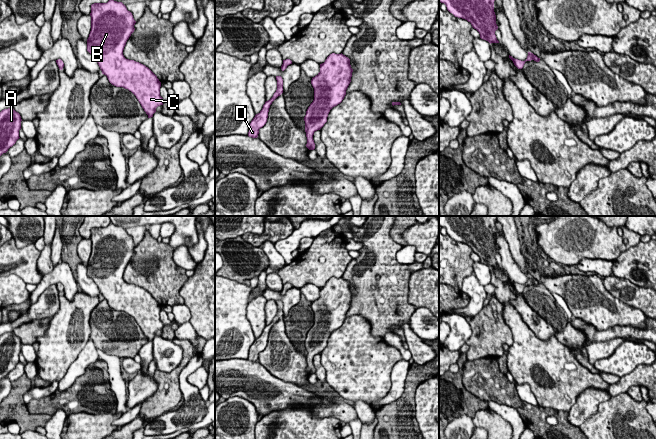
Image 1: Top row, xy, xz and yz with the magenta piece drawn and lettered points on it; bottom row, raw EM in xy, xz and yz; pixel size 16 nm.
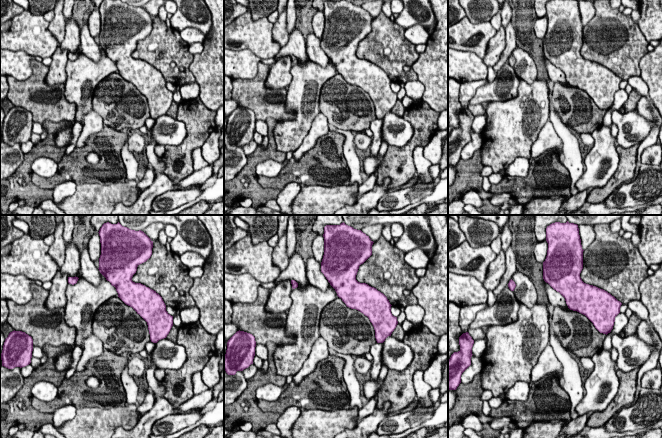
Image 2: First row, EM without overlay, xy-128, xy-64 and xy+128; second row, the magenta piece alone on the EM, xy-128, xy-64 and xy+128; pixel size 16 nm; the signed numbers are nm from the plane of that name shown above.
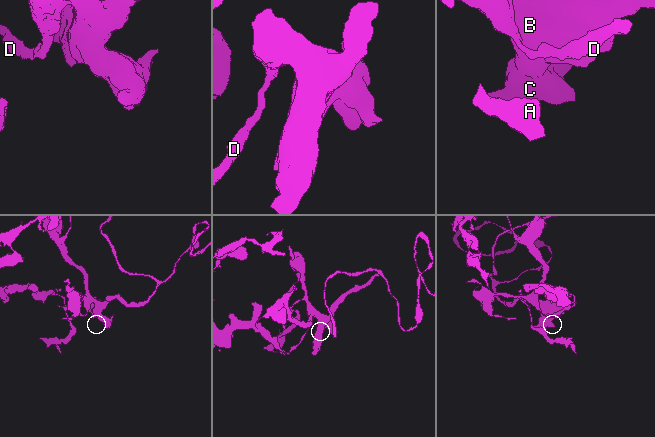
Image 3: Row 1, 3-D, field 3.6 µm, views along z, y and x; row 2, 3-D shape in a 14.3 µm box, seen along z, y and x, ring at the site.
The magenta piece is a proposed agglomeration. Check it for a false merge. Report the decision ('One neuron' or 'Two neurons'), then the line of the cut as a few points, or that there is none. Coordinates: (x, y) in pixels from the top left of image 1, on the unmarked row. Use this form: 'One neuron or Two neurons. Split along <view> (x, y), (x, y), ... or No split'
One neuron. No split

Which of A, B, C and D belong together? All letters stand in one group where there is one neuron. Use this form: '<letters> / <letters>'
A B C D

